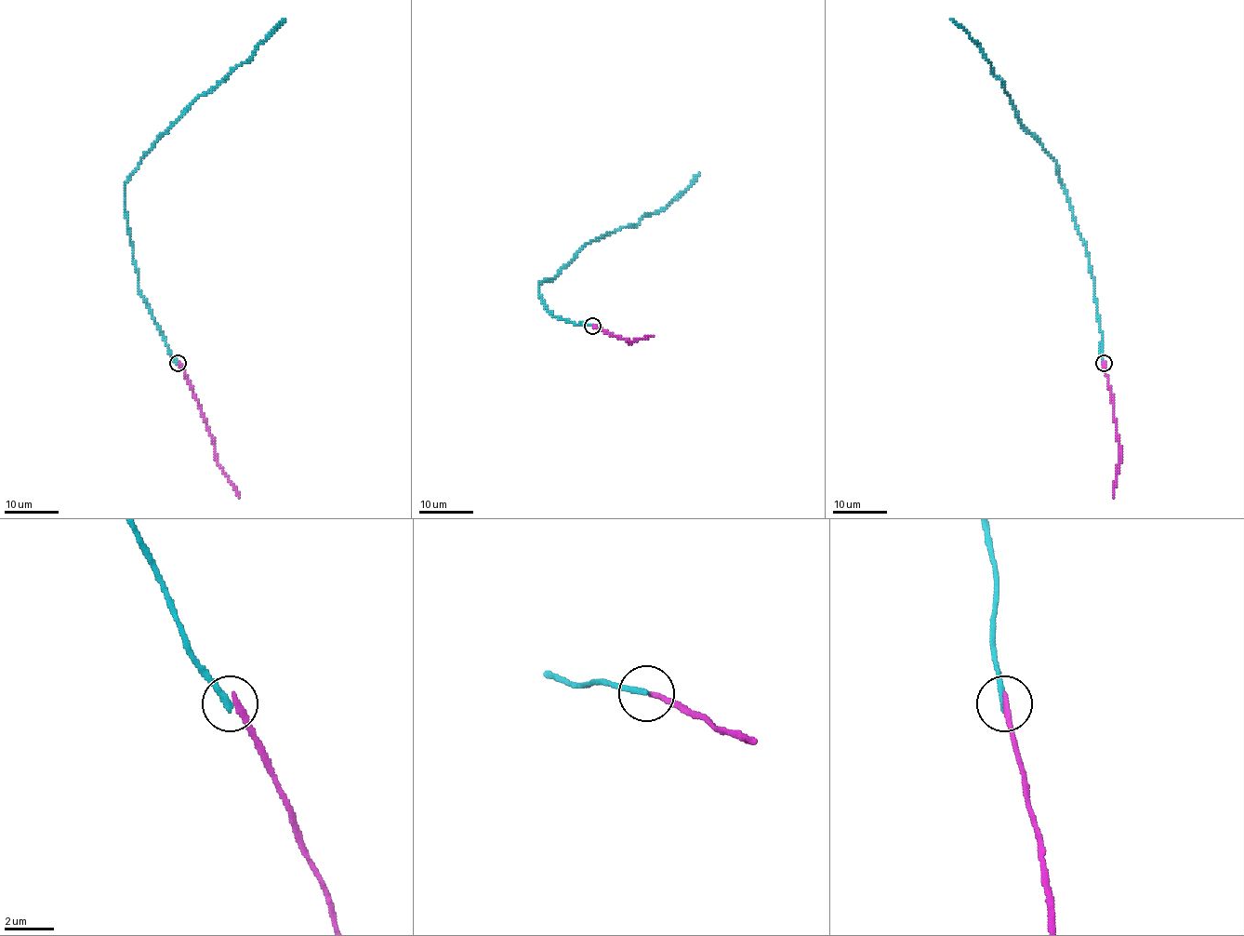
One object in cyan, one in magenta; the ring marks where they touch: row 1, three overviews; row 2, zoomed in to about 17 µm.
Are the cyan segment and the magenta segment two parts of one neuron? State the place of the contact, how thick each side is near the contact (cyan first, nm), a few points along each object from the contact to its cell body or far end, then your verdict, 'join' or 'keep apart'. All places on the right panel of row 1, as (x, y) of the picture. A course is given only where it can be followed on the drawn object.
place (1104, 363); calibres 240 and 240 nm; course cyan (1103, 364), (1087, 247), (1054, 158), (1023, 126), (982, 48), (951, 20); course magenta (1103, 364), (1111, 391), (1119, 460), (1113, 497); keep apart

